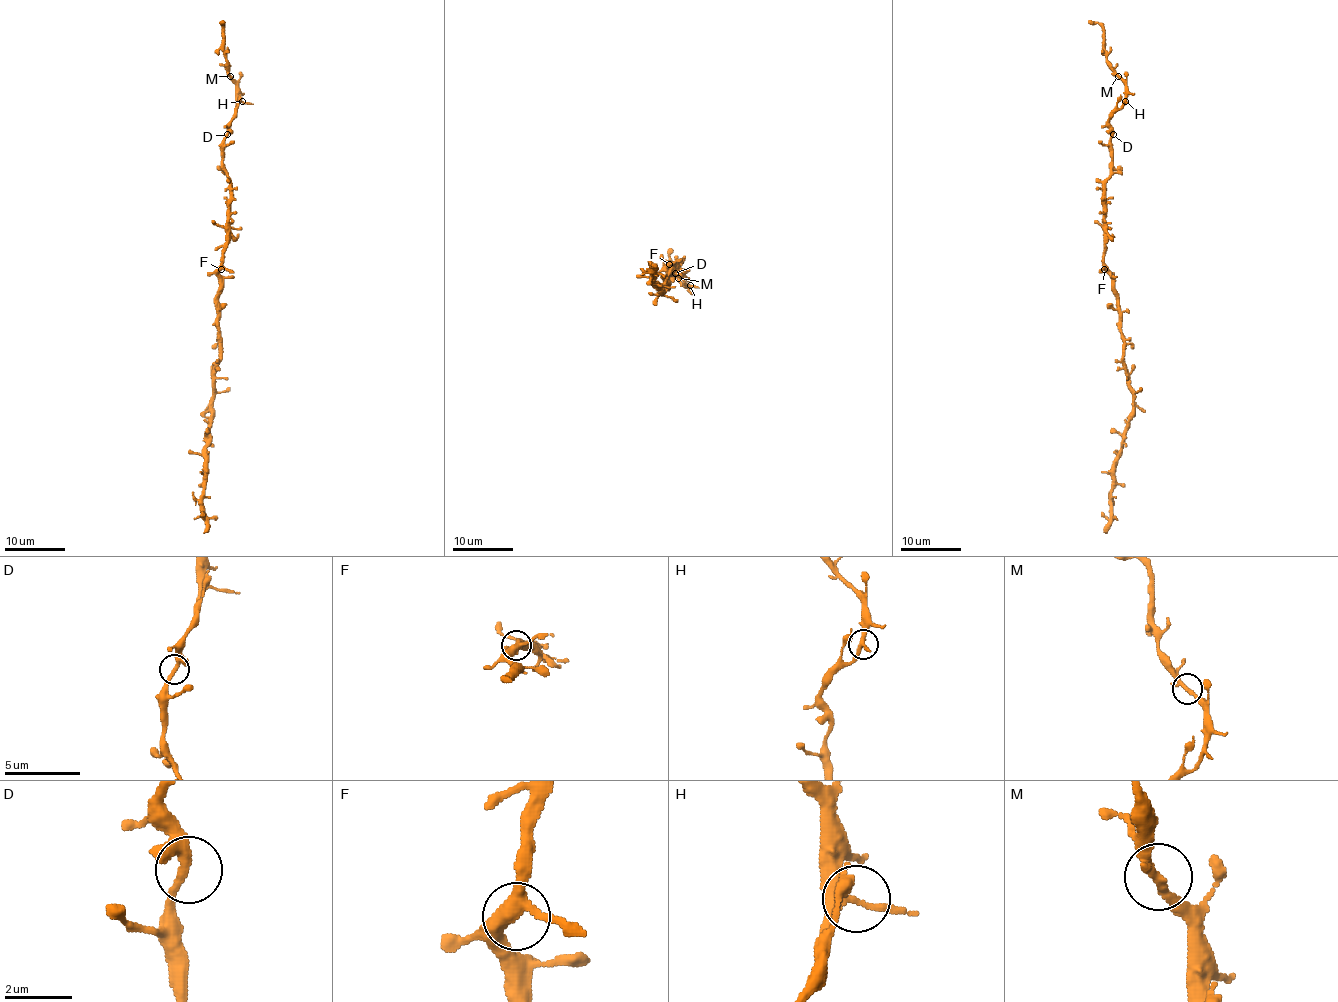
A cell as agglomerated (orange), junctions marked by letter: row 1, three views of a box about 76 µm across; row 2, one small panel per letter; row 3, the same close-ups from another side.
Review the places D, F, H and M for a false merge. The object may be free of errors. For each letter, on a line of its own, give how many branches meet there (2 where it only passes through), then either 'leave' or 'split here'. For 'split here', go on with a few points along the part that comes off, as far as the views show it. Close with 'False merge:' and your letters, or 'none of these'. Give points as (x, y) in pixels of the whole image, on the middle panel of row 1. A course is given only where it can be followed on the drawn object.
D: 3 branches meet; leave
F: 3 branches meet; leave
H: 3 branches meet; leave
M: 3 branches meet; leave
False merge: none of these

